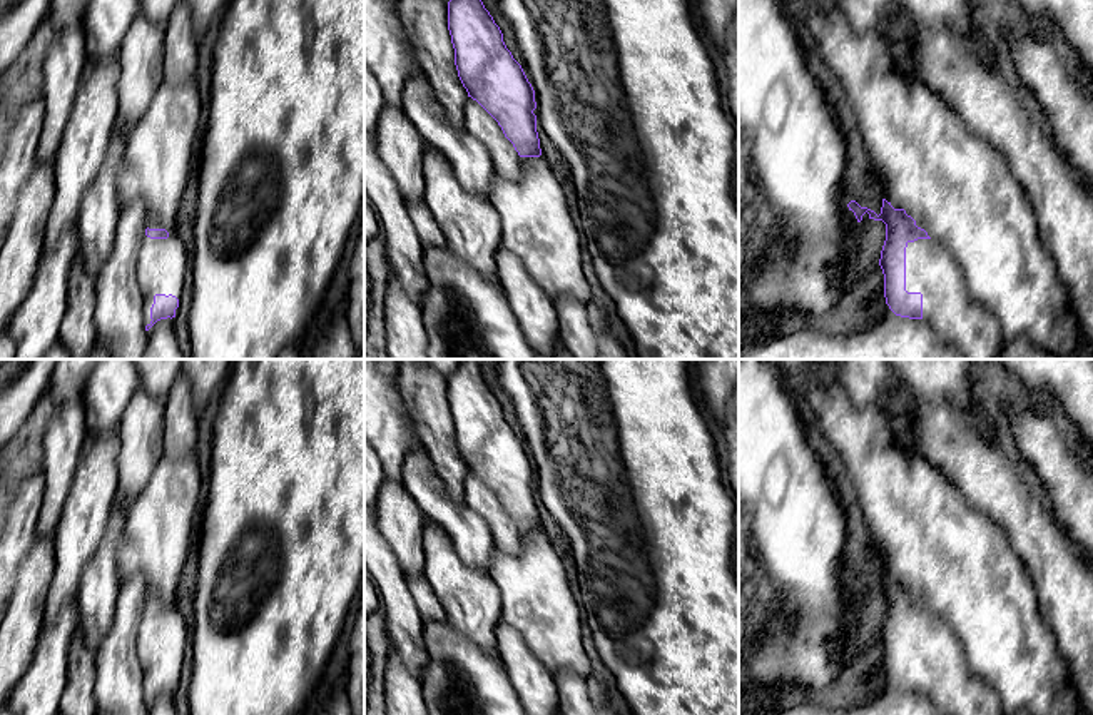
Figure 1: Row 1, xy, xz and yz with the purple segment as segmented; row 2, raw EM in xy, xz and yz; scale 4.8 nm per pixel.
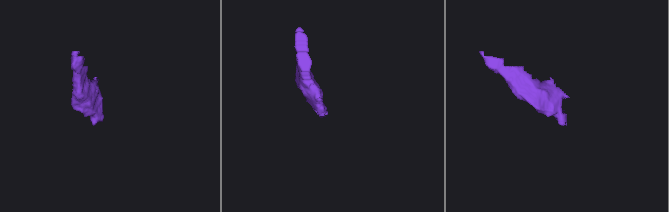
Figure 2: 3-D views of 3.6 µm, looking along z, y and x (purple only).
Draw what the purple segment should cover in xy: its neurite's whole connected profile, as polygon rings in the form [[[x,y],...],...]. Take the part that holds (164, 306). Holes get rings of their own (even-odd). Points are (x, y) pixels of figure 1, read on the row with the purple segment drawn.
[[[145,229],[137,261],[145,331],[160,321],[175,317],[189,257],[187,247],[175,234],[165,229]]]

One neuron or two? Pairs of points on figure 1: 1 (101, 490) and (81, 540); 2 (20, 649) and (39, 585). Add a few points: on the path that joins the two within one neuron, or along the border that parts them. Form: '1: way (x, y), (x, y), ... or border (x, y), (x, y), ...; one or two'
1: way (89, 502), (81, 528); one
2: way (20, 633), (29, 600); one

